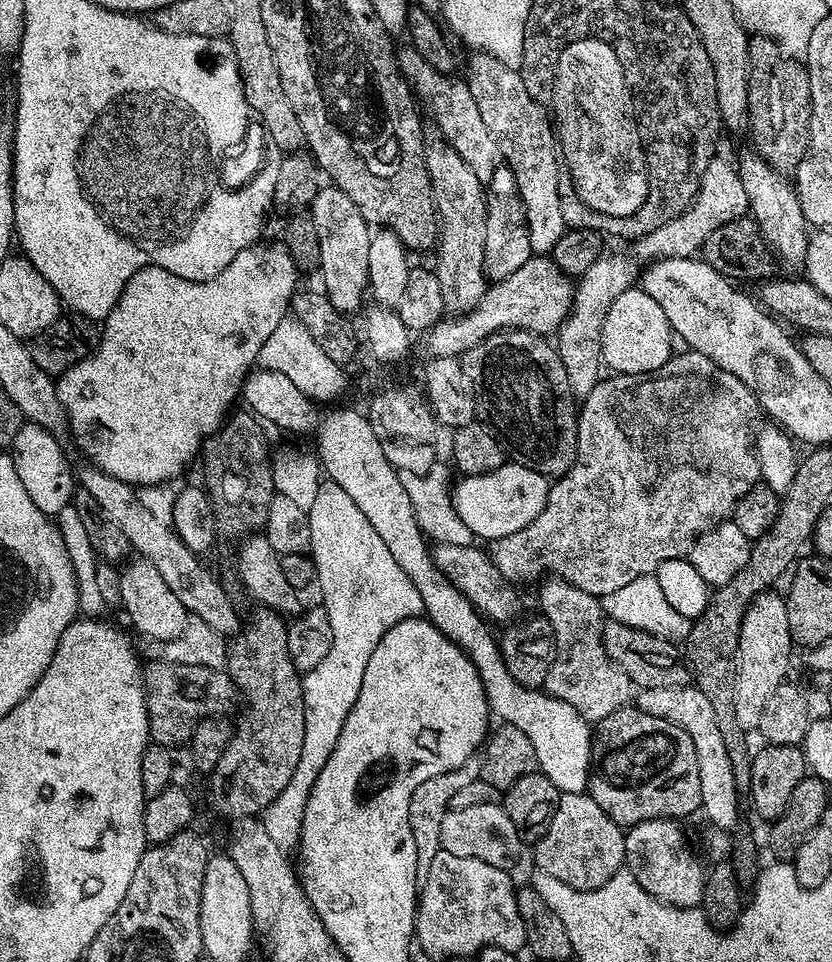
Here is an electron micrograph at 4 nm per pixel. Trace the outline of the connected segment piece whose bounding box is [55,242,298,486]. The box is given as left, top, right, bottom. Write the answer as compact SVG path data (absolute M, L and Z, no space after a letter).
M253 242L246 246L236 255L234 262L230 262L230 266L226 266L226 270L222 270L212 280L178 278L178 274L170 274L170 270L162 270L162 266L146 266L138 270L126 282L114 310L110 310L108 317L102 321L100 345L86 358L82 358L82 362L70 366L70 370L66 370L55 381L58 398L68 415L70 436L76 439L77 446L101 472L133 486L167 485L167 480L174 479L195 456L197 459L201 455L202 445L217 432L233 411L232 403L241 399L244 380L257 367L262 346L266 346L266 338L270 338L270 334L274 334L274 330L278 330L281 322L289 315L292 295L298 291L298 269L294 258L290 258L287 246L282 242L264 243Z

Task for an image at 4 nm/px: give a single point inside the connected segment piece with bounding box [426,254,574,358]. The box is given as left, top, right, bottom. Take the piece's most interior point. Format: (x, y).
(537, 298)

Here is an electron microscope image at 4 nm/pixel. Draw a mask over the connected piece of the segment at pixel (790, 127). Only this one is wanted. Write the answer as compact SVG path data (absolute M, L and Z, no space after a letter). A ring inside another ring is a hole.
M753 35L748 41L748 128L754 151L776 172L795 173L798 162L808 152L810 126L810 78L807 67L797 57L788 56L769 36Z

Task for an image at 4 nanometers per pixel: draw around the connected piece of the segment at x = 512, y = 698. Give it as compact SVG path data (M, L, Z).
M336 408L333 412L326 413L316 428L316 450L314 452L318 457L323 475L338 483L343 490L346 490L346 493L350 494L351 501L366 514L370 525L374 526L375 533L382 538L383 544L390 550L391 557L406 572L406 578L410 578L410 582L414 582L414 590L418 590L418 594L422 594L426 619L438 631L446 634L446 638L450 638L450 642L458 645L468 655L470 662L474 662L474 670L478 670L478 678L482 678L489 713L495 719L497 716L497 721L512 724L518 730L522 730L522 734L526 734L526 738L530 738L530 746L534 746L537 769L543 772L560 793L585 791L588 787L588 774L592 767L592 738L594 735L589 721L584 720L582 714L578 714L578 710L574 710L574 706L553 696L545 695L543 691L526 688L518 682L514 682L514 678L510 678L510 670L506 670L506 662L504 655L500 652L497 637L495 635L492 637L492 632L488 629L490 627L489 621L476 611L473 604L454 585L449 583L433 562L432 548L423 530L419 528L410 497L406 494L402 482L399 481L398 469L389 462L386 454L382 454L382 446L378 446L374 426L370 426L367 415L363 411L355 412L352 408Z

